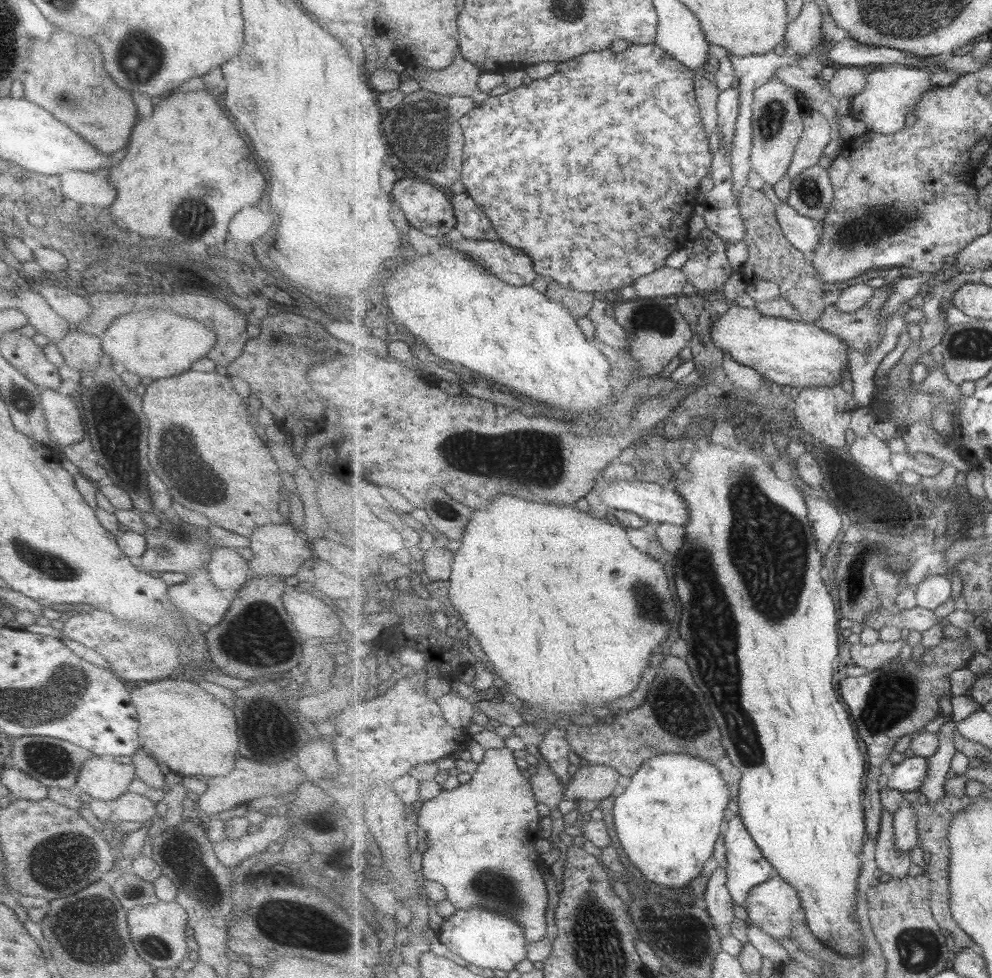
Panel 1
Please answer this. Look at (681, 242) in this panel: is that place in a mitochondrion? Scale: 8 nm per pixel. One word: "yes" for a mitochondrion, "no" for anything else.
no

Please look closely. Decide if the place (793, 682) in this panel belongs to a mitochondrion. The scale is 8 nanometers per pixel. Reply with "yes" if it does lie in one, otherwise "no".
no

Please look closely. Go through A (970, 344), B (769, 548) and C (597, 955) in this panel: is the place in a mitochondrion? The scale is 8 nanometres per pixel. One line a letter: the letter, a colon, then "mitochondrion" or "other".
A: mitochondrion
B: mitochondrion
C: mitochondrion

